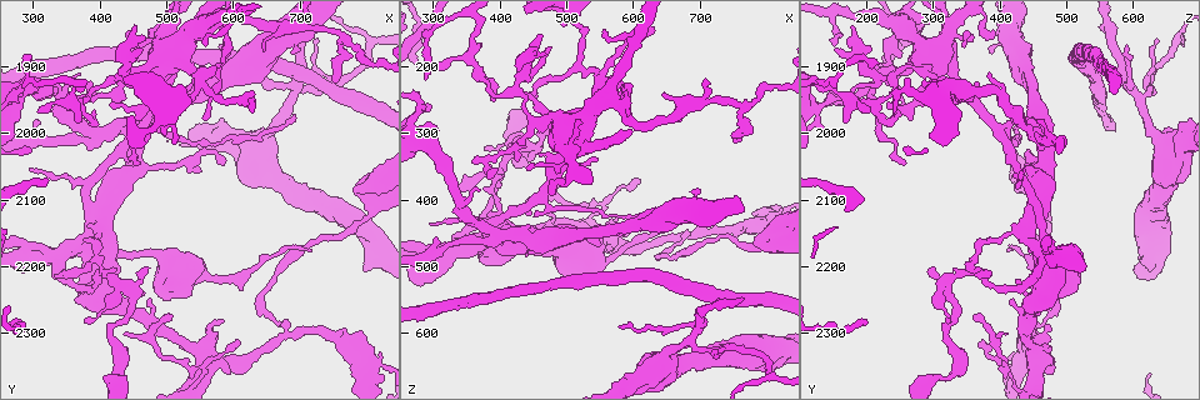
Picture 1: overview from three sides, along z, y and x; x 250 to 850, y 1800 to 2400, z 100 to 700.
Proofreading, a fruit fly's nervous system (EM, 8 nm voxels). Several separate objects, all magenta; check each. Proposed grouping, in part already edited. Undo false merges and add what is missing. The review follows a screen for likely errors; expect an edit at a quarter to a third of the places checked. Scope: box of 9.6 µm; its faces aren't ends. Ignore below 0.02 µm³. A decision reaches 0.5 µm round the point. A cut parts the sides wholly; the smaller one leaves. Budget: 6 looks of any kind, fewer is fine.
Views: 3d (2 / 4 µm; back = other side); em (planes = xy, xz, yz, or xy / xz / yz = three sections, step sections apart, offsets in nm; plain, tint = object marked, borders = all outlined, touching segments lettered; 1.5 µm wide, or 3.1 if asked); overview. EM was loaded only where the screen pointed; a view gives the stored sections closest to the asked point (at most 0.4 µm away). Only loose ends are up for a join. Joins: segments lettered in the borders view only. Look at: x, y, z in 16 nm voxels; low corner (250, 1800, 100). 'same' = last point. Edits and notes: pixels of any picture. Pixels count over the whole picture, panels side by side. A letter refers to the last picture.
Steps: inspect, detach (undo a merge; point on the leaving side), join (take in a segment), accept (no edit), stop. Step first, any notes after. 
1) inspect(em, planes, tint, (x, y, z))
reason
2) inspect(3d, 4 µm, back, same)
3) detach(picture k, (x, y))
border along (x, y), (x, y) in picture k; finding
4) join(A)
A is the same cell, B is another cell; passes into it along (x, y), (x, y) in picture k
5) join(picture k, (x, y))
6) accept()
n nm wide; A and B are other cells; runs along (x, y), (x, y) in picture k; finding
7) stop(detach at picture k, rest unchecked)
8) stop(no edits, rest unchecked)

inspect(3d, 4 µm, (395, 2000, 450))
side arm on a straight run

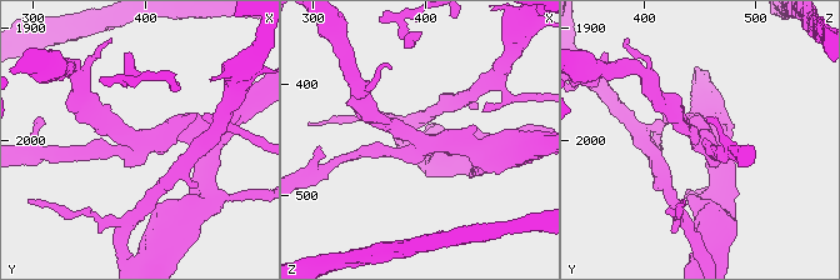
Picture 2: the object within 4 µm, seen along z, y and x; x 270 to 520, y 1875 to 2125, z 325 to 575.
inspect(em, planes, plain, (396, 2002, 454))
3 arms; shape alone is not enough

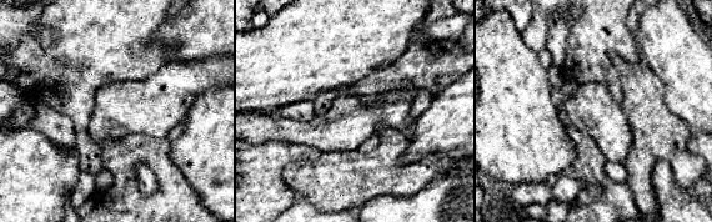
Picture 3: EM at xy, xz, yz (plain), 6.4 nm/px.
inspect(em, planes, borders, same)

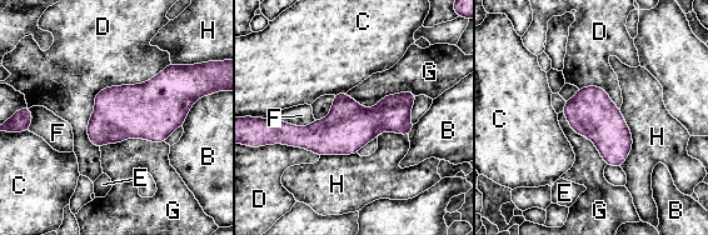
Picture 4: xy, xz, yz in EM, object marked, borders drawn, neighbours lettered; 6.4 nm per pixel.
accept()
D touches over 750 nm; B, C, D, E, F, G and H are other cells; all the same neuron

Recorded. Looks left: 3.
inspect(em, planes, borders, (370, 1985, 170))
an open end

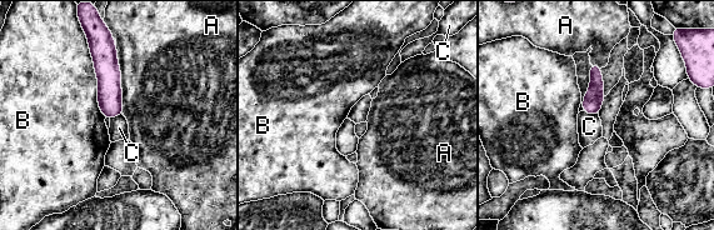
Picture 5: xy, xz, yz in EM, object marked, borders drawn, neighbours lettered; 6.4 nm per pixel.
accept()
130 nm wide; A, B and C are other cells; no lettered segment goes on from it

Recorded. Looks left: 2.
inspect(3d, 4 µm, (790, 2135, 465))
narrows sharply

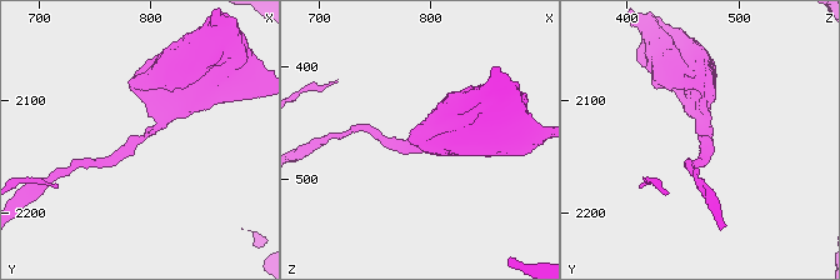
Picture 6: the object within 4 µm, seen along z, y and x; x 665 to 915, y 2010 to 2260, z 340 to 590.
inspect(em, planes, borders, (794, 2130, 466))

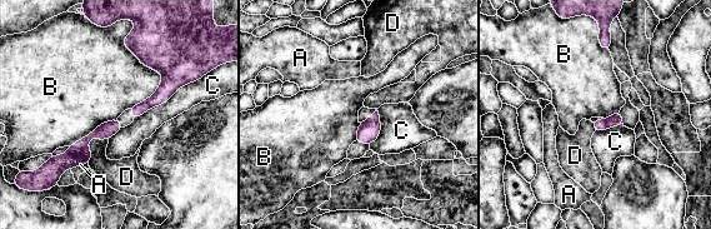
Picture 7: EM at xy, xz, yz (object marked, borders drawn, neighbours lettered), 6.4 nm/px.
accept()
A, B, C and D are other cells; runs along (116, 123), (90, 135), (61, 165) in picture 7; continuous, no second neuron

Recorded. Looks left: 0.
stop(no edits, rest unchecked)

